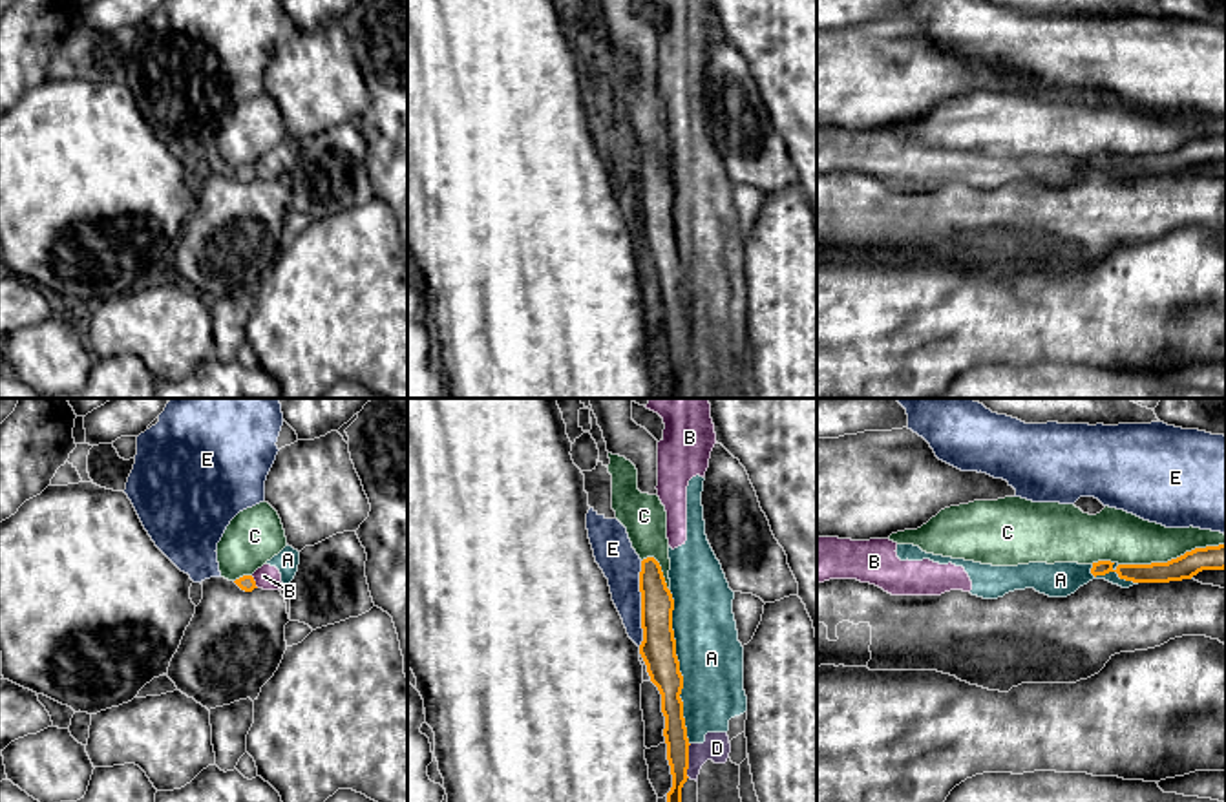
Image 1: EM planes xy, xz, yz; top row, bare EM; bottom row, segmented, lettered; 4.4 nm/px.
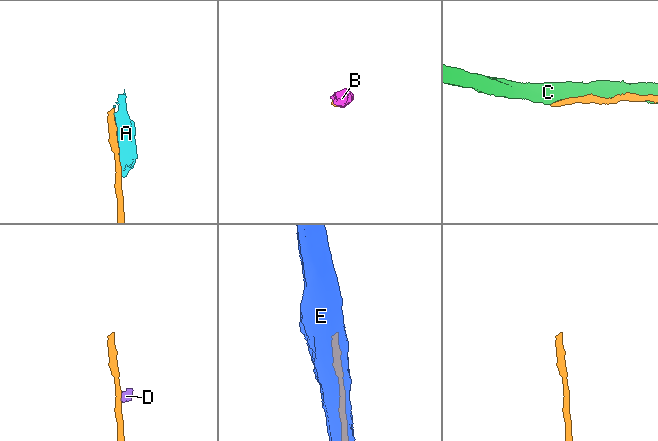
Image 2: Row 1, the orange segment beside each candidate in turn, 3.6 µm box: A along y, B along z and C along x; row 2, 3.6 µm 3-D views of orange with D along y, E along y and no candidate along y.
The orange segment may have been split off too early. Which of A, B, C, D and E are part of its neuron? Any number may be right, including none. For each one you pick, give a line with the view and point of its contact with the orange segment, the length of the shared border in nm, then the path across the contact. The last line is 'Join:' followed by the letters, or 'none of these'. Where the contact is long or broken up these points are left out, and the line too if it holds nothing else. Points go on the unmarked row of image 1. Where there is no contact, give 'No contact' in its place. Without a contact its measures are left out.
Join: none of these

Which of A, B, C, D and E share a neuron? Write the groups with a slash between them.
A B D / C / E

